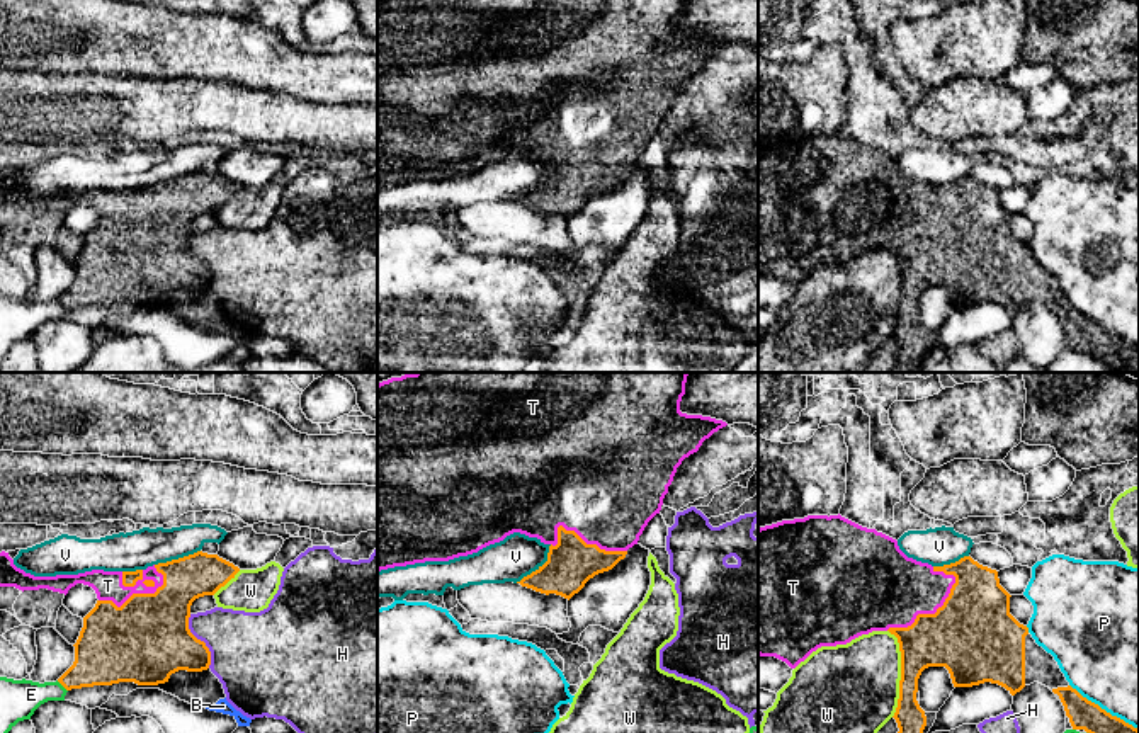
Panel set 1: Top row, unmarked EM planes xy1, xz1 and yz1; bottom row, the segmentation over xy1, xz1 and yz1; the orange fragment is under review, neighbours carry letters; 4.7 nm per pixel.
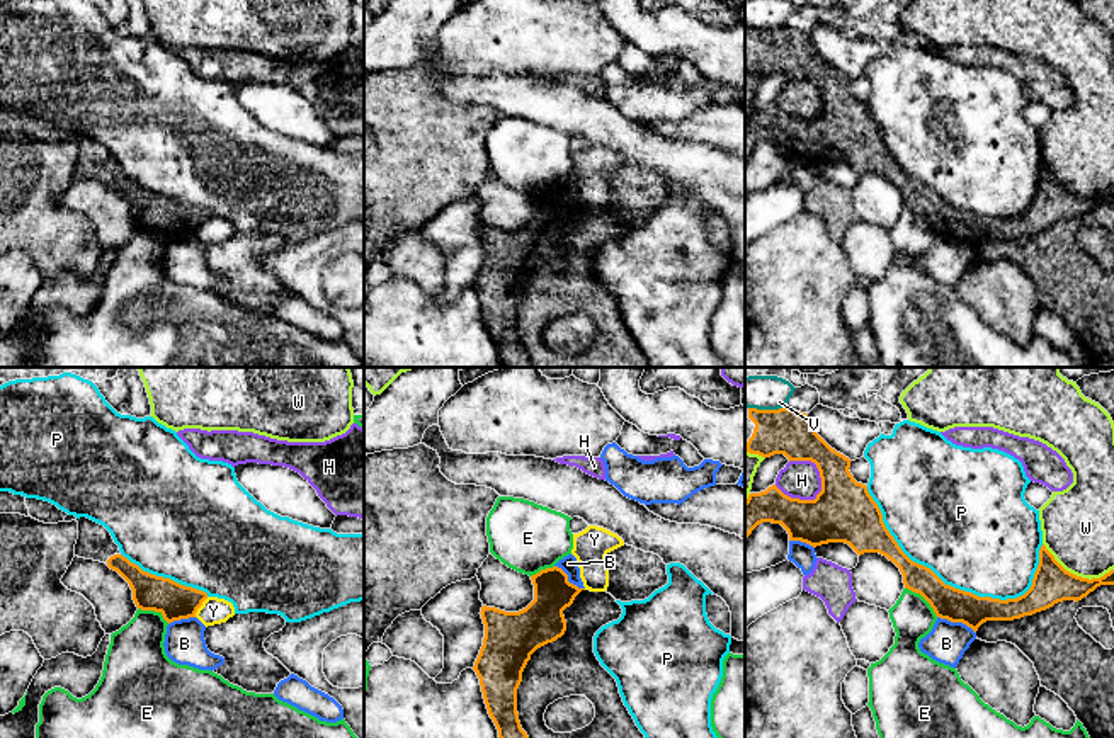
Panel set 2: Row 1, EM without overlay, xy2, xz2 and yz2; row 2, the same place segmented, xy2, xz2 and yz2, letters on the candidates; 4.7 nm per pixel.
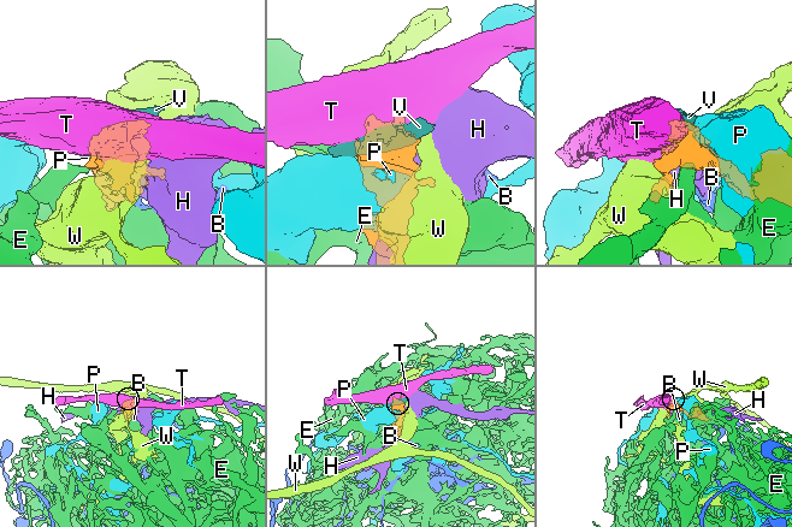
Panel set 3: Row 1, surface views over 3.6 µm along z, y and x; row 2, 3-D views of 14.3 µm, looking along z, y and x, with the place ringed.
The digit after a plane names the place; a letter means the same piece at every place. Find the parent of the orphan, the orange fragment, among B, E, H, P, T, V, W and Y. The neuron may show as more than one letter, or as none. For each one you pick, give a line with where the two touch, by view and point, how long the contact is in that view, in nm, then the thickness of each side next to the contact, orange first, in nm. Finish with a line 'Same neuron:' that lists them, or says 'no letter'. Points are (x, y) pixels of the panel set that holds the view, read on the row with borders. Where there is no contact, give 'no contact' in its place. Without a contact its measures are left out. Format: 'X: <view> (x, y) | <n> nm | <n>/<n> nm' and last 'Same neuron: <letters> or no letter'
T: xy1 (135, 594) | 340 nm | 400/140 nm
Same neuron: T

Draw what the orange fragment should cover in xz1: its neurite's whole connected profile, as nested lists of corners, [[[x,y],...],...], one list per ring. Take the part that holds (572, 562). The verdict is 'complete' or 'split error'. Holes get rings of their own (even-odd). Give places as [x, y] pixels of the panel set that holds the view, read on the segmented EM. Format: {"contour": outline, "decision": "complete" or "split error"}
{"contour": [[[415,372],[405,374],[401,378],[391,378],[377,384],[377,571],[406,566],[425,561],[449,561],[459,556],[468,556],[478,553],[479,549],[503,541],[513,532],[525,534],[529,537],[537,537],[541,543],[549,546],[547,561],[539,566],[530,575],[524,577],[520,582],[522,587],[532,588],[541,594],[556,594],[564,599],[571,599],[578,594],[585,583],[598,573],[612,570],[620,560],[626,558],[627,549],[638,544],[639,536],[643,534],[648,522],[660,514],[663,498],[668,493],[668,486],[673,481],[677,468],[685,457],[697,452],[706,439],[714,432],[726,427],[722,420],[716,420],[702,415],[687,415],[680,412],[680,401],[685,395],[685,383],[688,372]]], "decision": "split error"}

